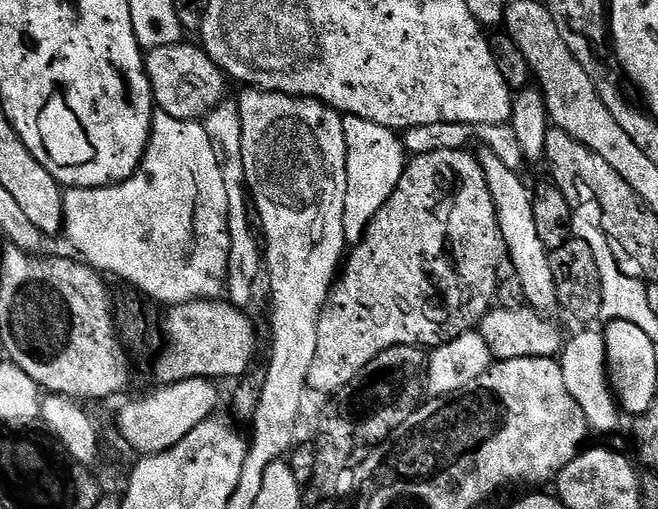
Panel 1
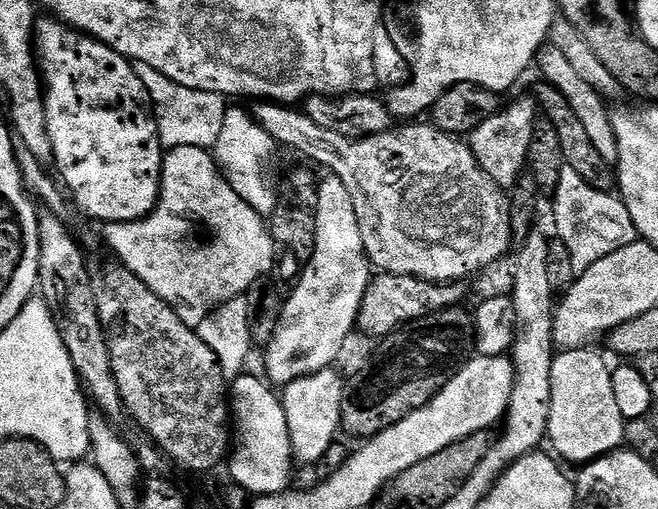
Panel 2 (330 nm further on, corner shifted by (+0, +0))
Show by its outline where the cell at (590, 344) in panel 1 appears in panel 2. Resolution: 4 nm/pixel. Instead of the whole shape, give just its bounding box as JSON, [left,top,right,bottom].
[549,348,627,463]

